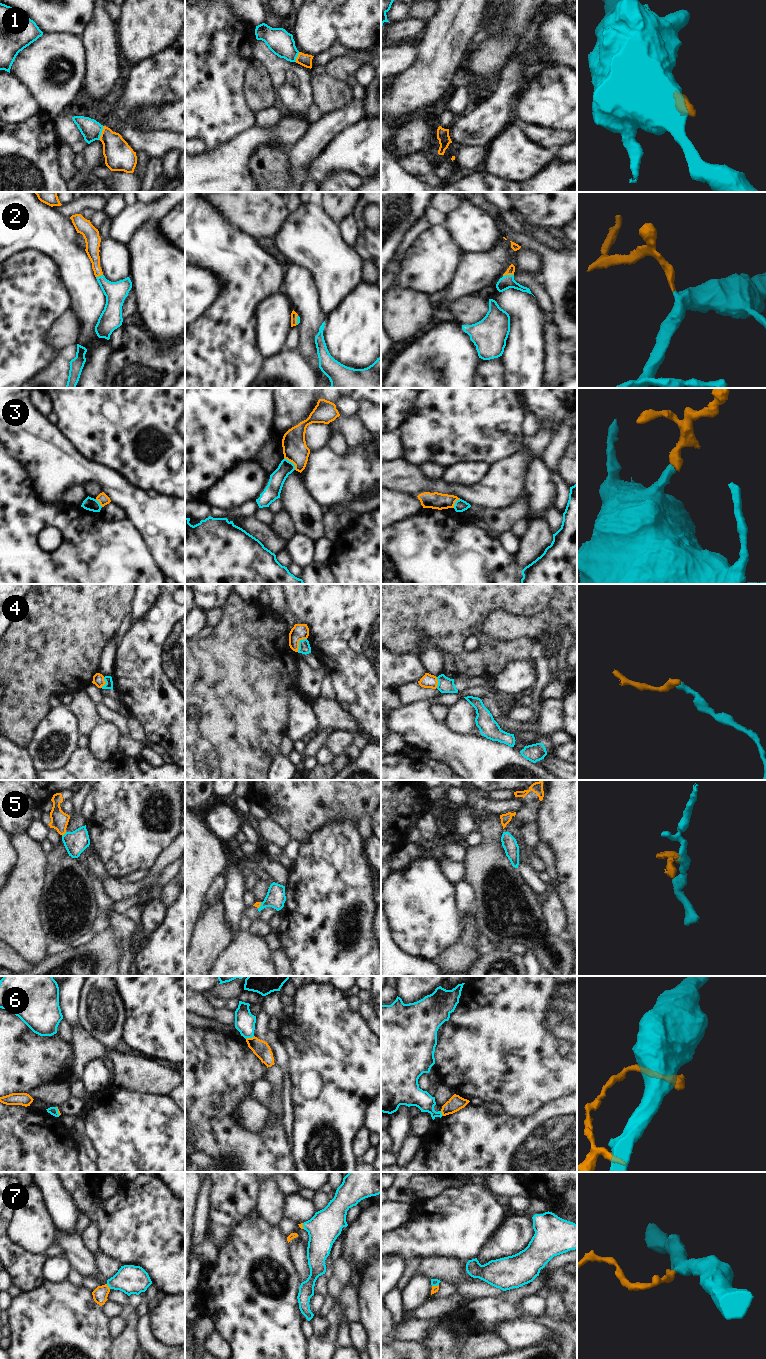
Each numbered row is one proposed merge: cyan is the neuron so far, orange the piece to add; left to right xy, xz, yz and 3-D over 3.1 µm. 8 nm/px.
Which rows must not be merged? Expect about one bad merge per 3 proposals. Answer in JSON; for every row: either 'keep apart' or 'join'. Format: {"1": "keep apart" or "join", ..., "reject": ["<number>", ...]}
{"1": "join", "2": "join", "3": "keep apart", "4": "keep apart", "5": "join", "6": "keep apart", "7": "join", "reject": ["3", "4", "6"]}

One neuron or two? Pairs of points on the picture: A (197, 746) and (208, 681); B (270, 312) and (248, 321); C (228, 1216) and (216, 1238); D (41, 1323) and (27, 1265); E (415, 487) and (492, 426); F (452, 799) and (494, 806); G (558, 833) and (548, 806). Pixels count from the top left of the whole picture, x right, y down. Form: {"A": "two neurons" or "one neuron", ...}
{"A": "one neuron", "B": "two neurons", "C": "one neuron", "D": "two neurons", "E": "two neurons", "F": "one neuron", "G": "one neuron"}

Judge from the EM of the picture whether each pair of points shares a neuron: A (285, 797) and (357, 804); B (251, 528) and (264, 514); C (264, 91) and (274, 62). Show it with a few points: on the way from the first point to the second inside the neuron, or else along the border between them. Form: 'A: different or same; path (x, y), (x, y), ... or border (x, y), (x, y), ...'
A: same; path (303, 797), (339, 797)
B: different; border (253, 516), (269, 524)
C: different; border (254, 59), (257, 59), (266, 69), (276, 94)

